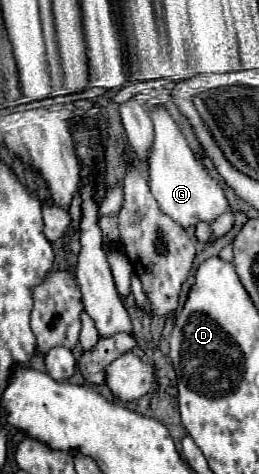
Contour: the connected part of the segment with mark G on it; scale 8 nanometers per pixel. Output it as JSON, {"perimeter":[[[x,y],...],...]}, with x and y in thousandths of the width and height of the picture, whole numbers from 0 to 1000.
{"perimeter":[[[629,222],[583,230],[583,251],[598,264],[598,302],[575,331],[575,399],[606,420],[622,445],[714,483],[753,479],[768,466],[830,466],[830,458],[861,454],[884,441],[861,395],[799,365],[784,344],[753,331],[699,272]]]}

